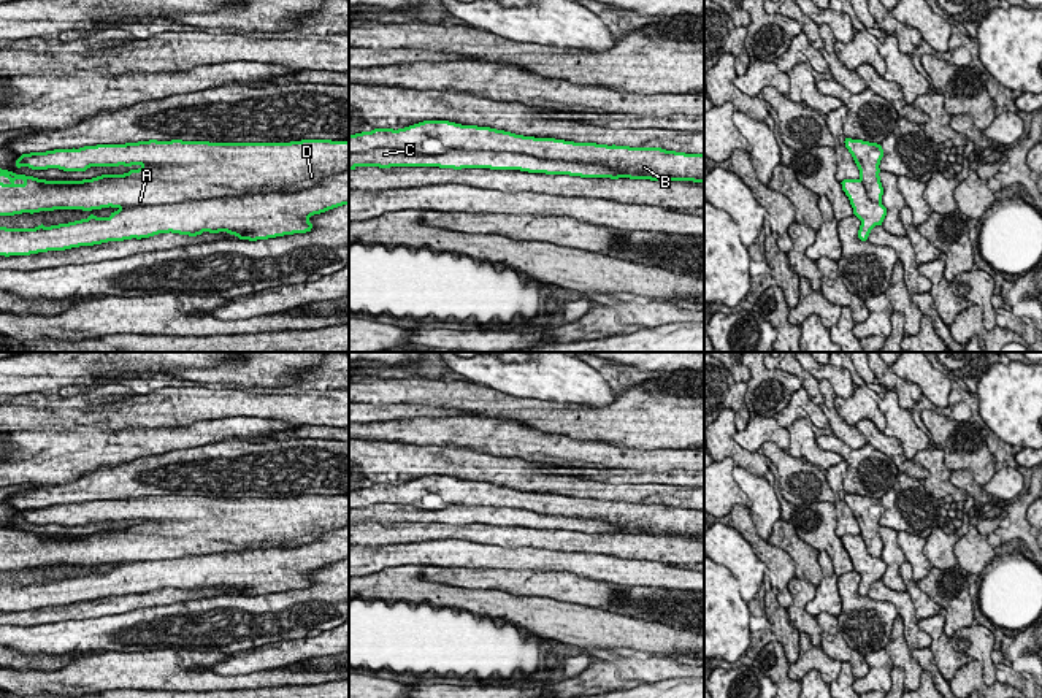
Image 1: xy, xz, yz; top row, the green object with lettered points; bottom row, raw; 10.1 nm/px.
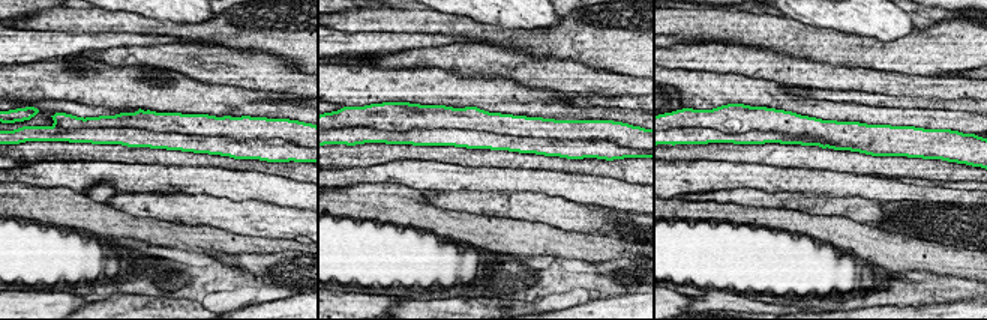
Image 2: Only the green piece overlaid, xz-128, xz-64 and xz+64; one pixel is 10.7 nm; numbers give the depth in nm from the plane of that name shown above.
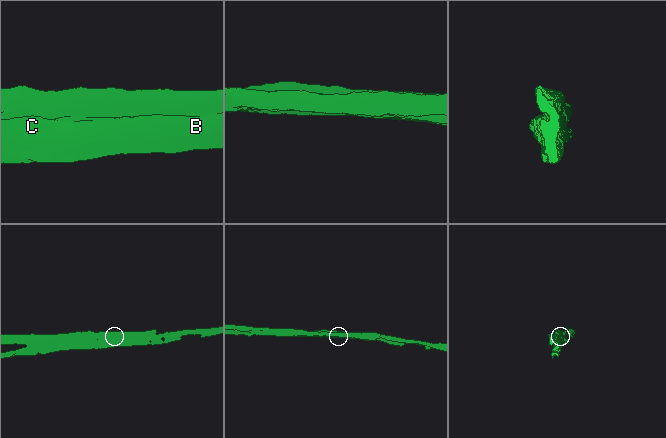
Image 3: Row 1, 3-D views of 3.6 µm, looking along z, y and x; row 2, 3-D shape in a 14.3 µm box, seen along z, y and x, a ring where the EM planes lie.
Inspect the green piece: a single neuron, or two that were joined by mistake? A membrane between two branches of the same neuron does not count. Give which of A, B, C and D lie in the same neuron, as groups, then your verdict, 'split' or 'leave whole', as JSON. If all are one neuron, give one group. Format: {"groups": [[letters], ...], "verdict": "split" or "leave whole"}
{"groups": [["A", "C", "D"], ["B"]], "verdict": "split"}

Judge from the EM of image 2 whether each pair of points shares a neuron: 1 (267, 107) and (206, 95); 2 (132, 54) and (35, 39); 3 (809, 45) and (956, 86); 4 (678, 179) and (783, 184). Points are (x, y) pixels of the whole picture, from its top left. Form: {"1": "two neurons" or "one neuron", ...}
{"1": "one neuron", "2": "two neurons", "3": "two neurons", "4": "one neuron"}

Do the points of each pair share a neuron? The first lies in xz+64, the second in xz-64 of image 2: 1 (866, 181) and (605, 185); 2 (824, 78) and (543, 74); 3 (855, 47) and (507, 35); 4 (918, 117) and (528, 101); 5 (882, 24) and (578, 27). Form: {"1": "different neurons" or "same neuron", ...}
{"1": "same neuron", "2": "same neuron", "3": "same neuron", "4": "same neuron", "5": "different neurons"}

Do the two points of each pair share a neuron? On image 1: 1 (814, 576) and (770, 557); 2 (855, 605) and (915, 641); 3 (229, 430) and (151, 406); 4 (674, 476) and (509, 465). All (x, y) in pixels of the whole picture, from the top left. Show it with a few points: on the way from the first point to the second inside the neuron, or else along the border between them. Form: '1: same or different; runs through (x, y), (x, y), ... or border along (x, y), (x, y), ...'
1: different; border along (768, 543), (781, 548), (792, 559), (796, 576)
2: different; border along (866, 595), (876, 600), (888, 600), (898, 614)
3: different; border along (237, 416), (202, 419), (189, 425), (164, 429)
4: different; border along (541, 470), (544, 473), (586, 478)

